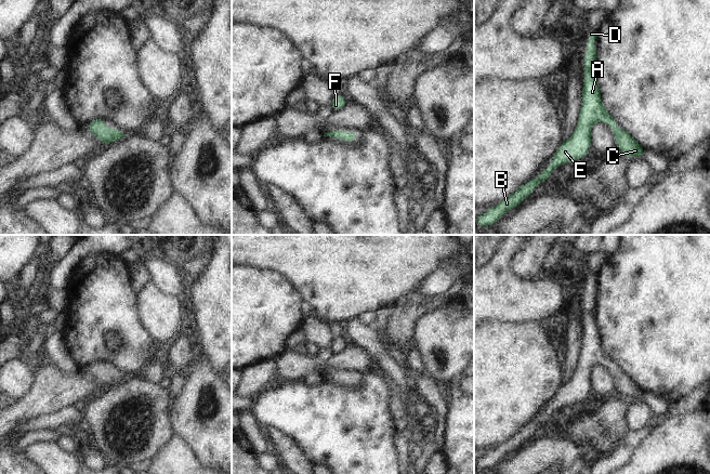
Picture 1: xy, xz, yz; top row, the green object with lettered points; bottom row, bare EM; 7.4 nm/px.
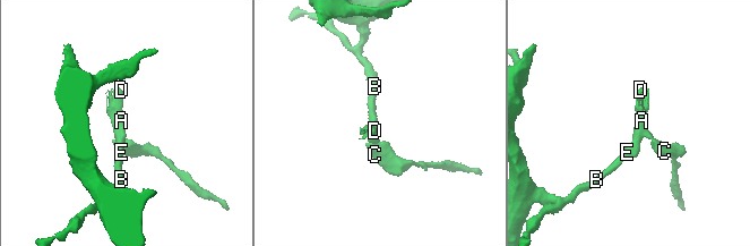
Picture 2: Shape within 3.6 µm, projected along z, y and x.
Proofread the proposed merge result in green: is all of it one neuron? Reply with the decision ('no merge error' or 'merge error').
no merge error

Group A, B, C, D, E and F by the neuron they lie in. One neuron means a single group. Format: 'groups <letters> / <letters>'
groups A B C D E F

